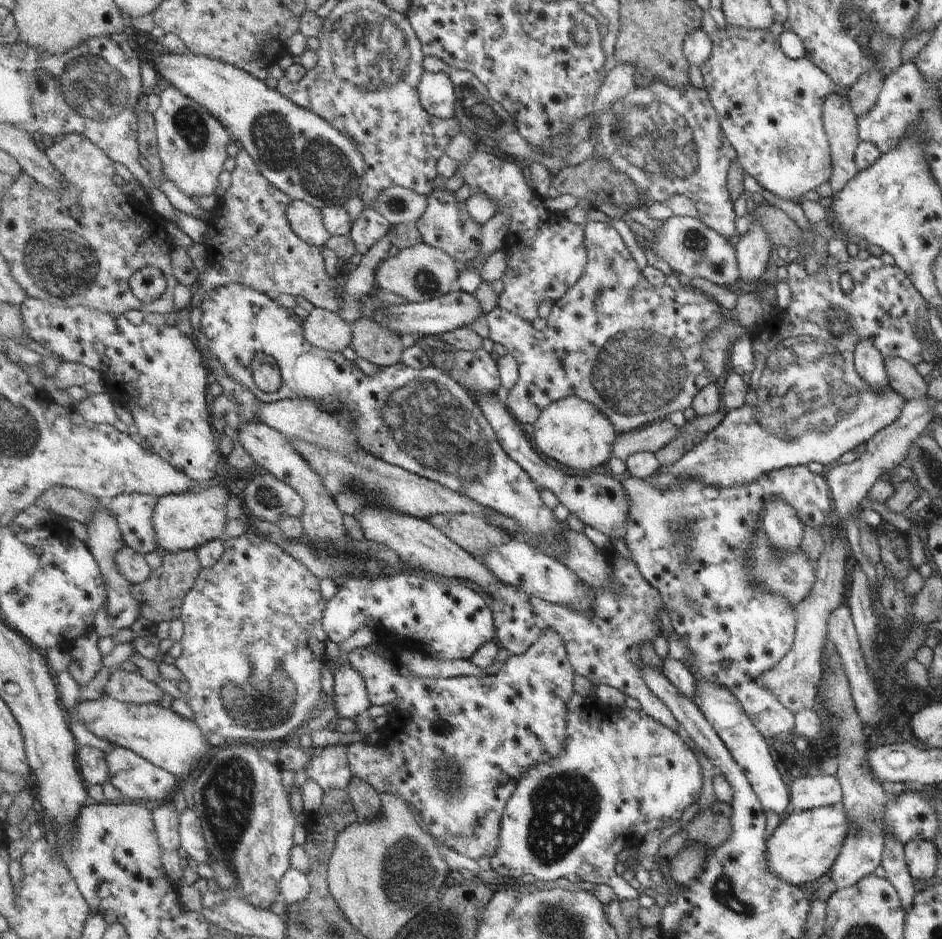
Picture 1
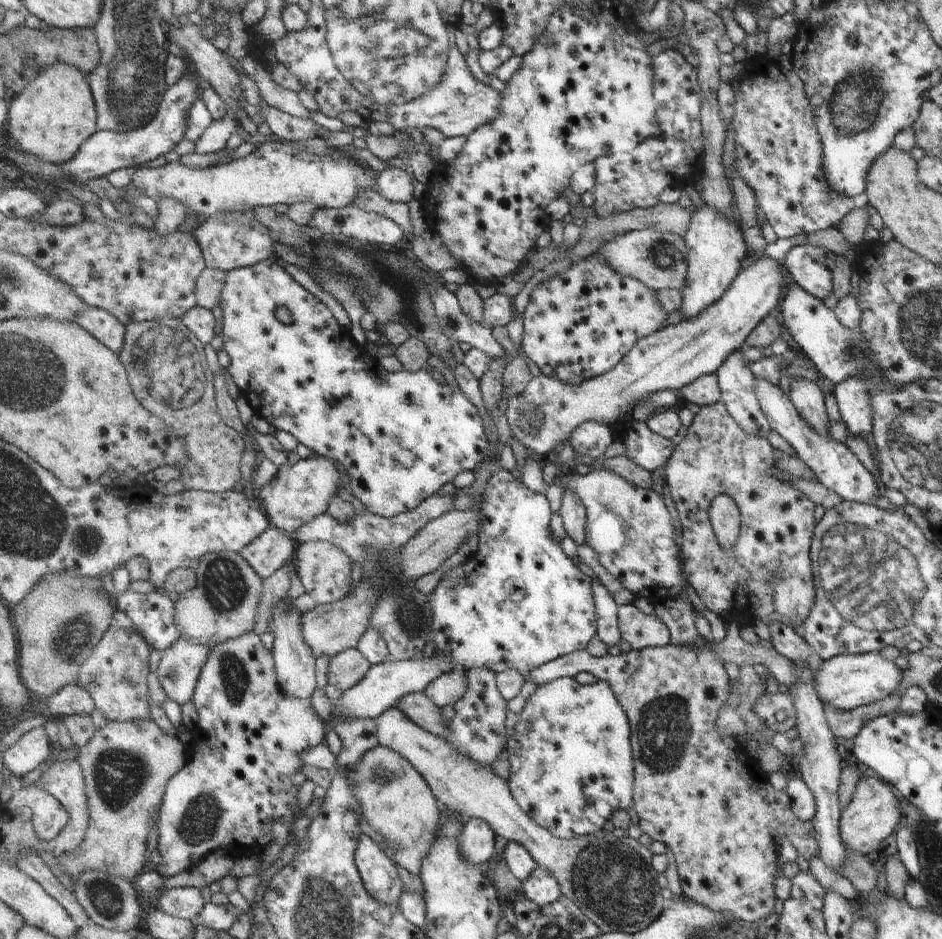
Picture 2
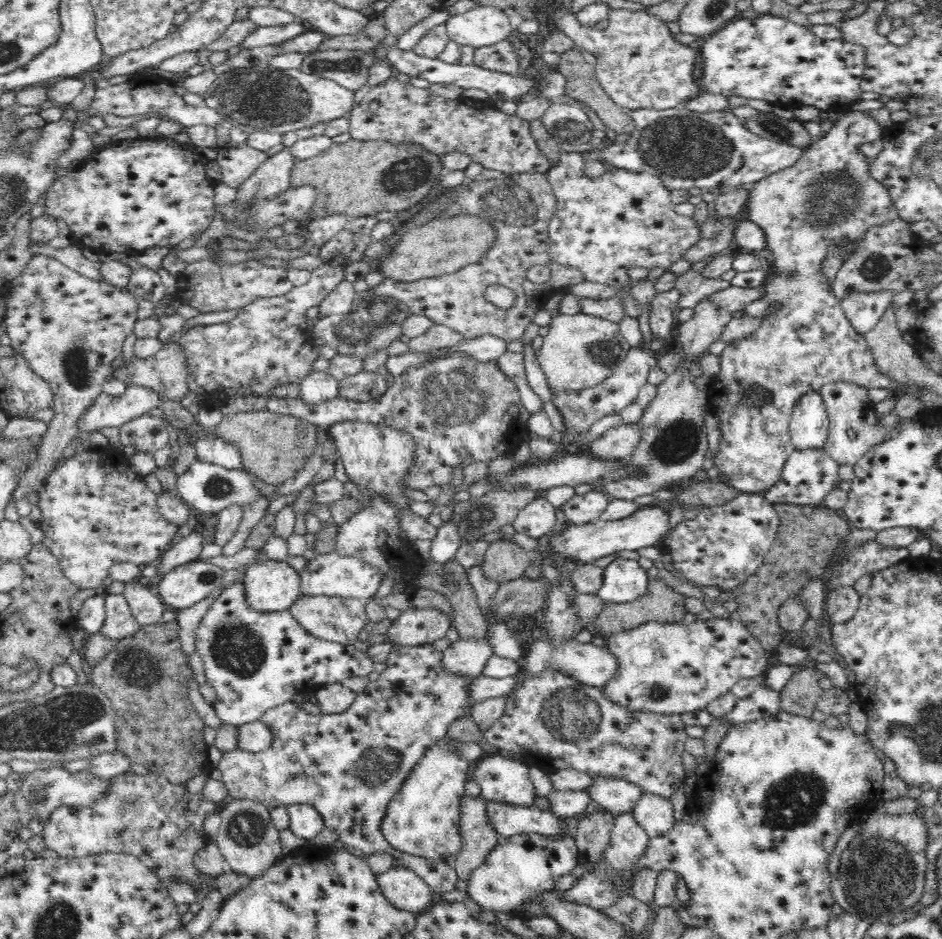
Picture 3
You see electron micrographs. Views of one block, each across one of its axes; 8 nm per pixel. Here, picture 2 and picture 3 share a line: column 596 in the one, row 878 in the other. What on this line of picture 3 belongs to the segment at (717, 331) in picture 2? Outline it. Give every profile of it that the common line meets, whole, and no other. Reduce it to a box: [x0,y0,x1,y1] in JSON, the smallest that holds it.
[377,867,432,914]

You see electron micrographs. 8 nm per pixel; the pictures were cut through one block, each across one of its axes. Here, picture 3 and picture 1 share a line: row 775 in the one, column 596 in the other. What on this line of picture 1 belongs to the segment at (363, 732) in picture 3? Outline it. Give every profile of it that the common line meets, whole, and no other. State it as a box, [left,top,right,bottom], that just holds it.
[486,221,725,434]

